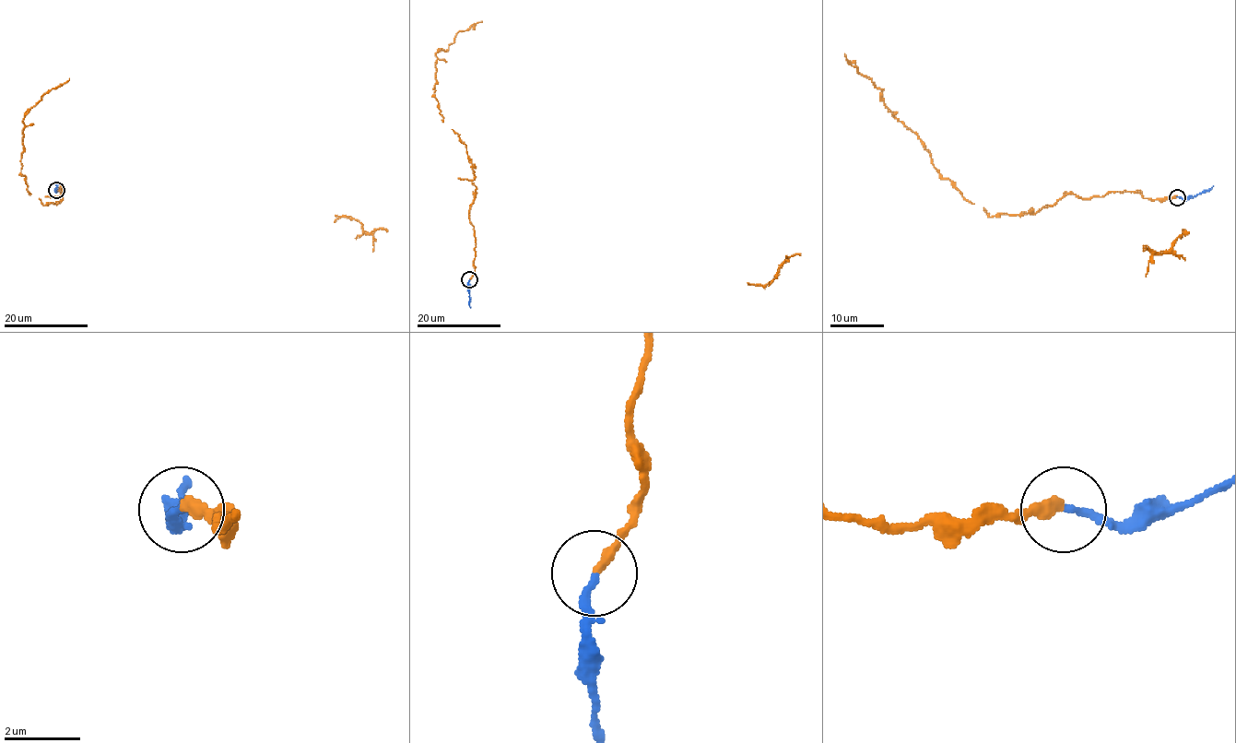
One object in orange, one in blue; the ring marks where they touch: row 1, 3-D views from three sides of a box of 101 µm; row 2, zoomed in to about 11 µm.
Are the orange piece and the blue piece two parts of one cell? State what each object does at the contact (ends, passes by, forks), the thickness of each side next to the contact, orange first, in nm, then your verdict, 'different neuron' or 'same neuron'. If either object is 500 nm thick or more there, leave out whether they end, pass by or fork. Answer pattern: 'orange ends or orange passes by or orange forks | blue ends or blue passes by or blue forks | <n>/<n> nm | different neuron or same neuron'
orange ends | blue ends | 300/190 nm | same neuron

